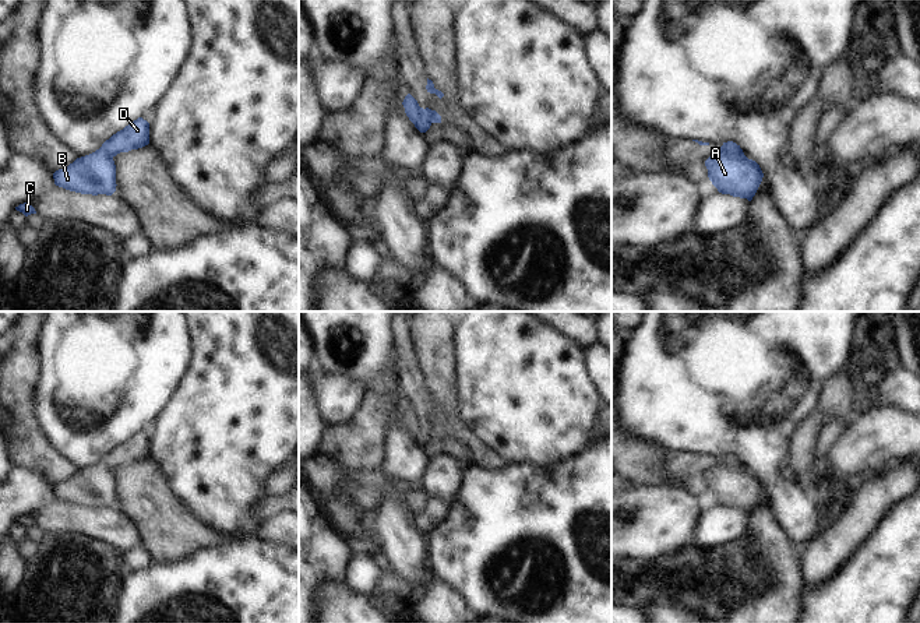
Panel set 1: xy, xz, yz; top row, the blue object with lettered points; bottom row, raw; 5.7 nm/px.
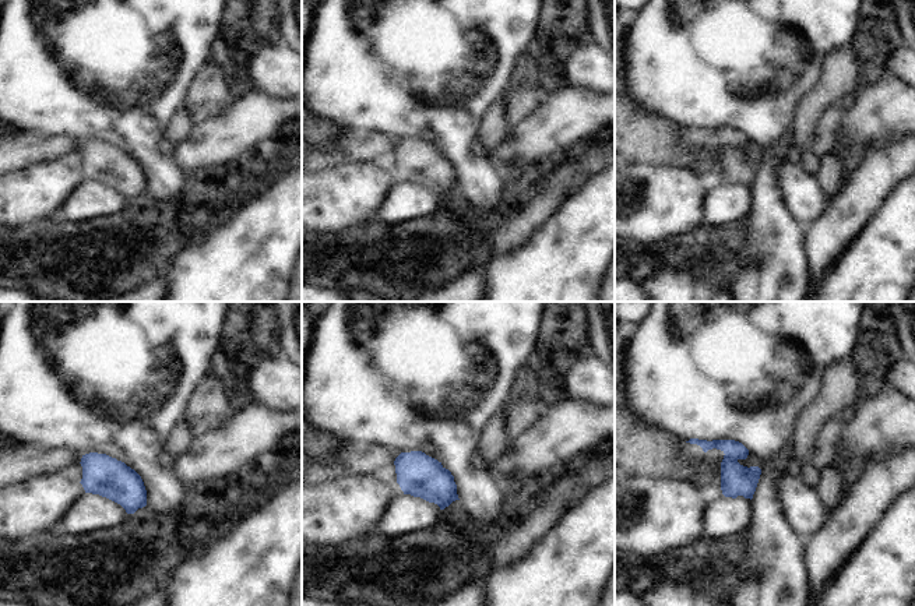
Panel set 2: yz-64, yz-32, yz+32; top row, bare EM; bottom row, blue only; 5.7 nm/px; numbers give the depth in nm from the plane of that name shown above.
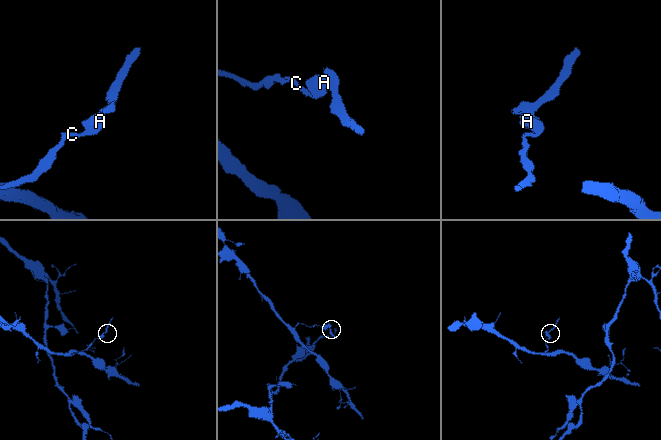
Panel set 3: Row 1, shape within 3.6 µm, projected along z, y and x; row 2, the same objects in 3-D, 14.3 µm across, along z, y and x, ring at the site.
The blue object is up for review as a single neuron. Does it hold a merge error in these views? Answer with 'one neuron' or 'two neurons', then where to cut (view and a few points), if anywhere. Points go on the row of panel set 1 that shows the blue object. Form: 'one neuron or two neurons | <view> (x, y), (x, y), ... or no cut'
two neurons | yz (721, 147), (736, 155), (743, 155)

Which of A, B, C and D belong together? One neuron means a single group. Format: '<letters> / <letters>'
A B C / D

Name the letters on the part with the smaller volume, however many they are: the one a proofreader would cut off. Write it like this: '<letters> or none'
D

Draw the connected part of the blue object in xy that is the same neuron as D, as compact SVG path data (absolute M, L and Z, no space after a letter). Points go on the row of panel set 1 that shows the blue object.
M138 117L123 130L113 134L102 144L102 149L109 156L116 156L120 152L138 149L149 144L149 123Z

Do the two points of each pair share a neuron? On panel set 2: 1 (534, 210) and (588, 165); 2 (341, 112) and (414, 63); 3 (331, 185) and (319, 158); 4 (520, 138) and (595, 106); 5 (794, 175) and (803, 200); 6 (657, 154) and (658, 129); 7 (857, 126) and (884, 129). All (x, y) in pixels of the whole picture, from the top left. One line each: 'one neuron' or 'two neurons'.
1: one neuron
2: one neuron
3: two neurons
4: one neuron
5: one neuron
6: one neuron
7: one neuron

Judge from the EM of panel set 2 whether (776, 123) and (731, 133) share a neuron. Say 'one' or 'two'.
two

